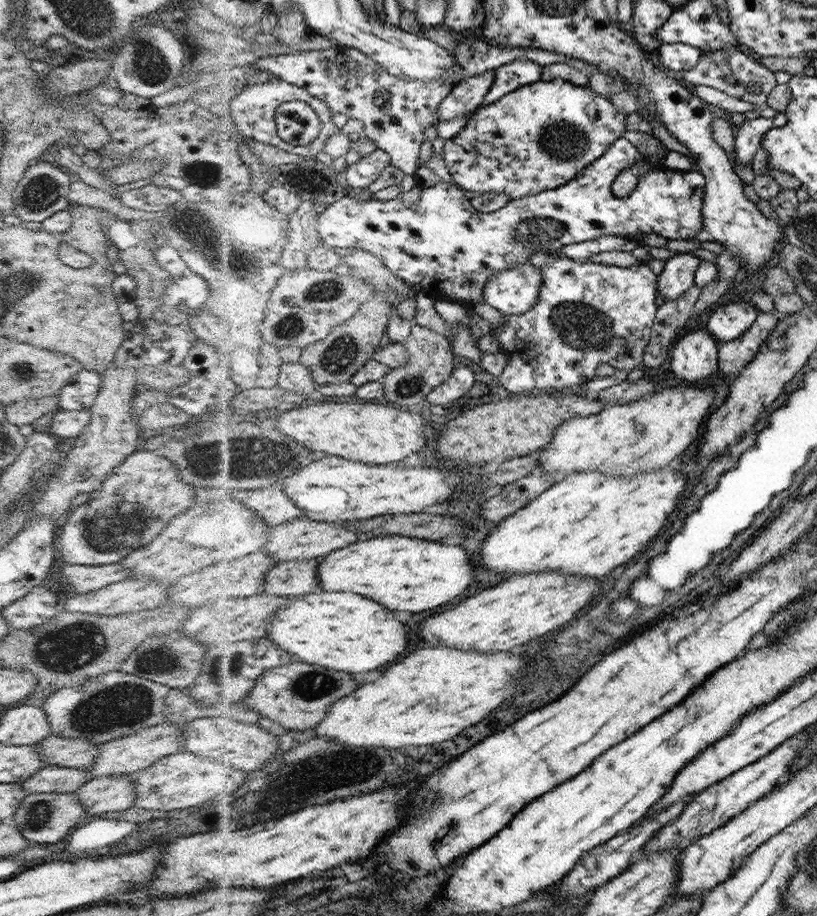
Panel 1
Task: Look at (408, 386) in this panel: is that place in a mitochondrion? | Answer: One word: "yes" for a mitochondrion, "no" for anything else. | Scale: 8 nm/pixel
yes

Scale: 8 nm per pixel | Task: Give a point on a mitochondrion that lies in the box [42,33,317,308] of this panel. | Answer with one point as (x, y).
(194, 227)

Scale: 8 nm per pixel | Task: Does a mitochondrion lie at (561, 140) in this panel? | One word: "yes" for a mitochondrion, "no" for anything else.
yes

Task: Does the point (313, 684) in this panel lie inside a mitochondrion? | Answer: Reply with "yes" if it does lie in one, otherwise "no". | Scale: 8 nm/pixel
yes

